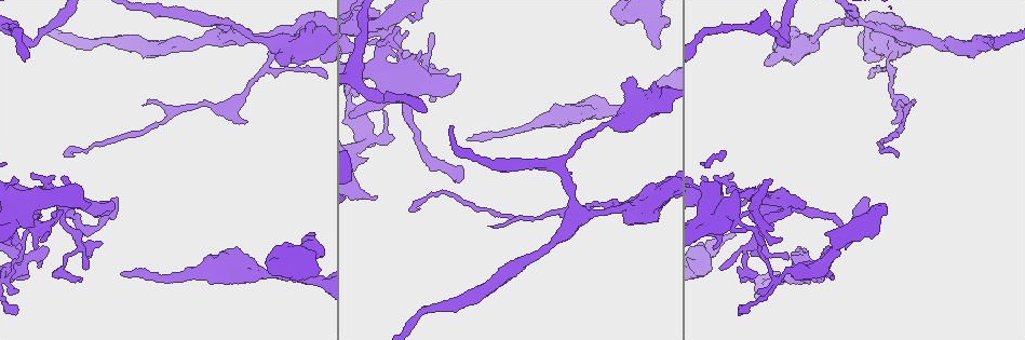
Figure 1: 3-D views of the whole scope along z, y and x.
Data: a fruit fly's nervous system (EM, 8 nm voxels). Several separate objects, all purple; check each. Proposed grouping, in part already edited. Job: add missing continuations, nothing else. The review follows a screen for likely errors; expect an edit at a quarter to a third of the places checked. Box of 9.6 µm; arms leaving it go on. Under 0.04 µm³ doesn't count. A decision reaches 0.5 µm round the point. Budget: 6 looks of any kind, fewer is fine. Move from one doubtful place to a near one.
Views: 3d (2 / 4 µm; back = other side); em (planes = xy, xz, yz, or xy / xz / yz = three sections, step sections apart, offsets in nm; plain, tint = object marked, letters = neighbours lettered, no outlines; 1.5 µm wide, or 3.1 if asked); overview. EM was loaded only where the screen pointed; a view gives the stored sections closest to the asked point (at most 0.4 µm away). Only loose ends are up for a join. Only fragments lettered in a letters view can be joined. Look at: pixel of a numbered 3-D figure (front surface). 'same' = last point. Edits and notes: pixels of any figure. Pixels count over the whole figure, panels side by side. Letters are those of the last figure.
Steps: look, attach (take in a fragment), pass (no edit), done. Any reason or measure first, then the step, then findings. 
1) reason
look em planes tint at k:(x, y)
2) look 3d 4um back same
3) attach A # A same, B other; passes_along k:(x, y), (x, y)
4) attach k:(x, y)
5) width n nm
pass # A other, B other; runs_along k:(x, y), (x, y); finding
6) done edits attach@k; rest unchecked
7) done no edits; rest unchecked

branch stops here
look 3d 2um at 1:(314, 233)

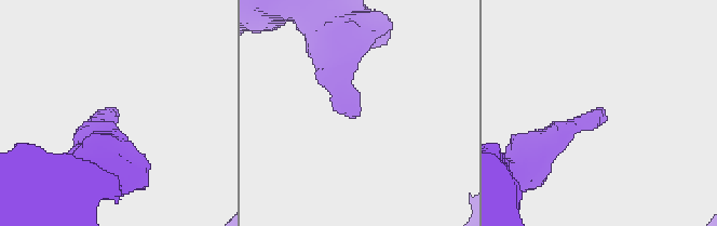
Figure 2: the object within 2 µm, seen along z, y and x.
look em planes letters at 2:(118, 112)

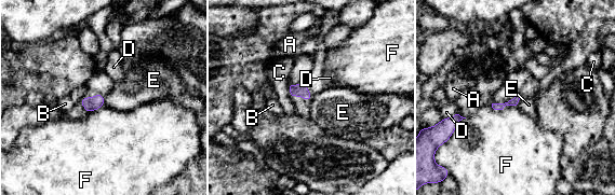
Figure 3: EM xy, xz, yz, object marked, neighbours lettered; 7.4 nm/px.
longest_contact F 190 nm
pass # A other, B other, C other, D other, E other, F other; border 3:(105, 97), (103, 105); no lettered fragment goes on from it

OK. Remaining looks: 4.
an open end
look em yz step 8 letters at 1:(38, 246)

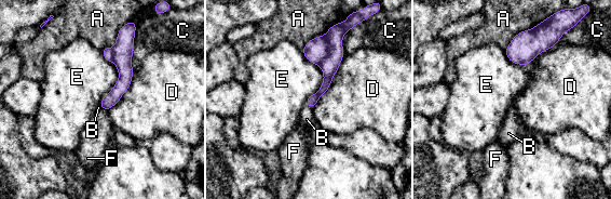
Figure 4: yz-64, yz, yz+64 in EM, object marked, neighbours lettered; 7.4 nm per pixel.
width 80 nm; longest_contact D 460 nm
attach B # A other, B same, C other, D other, E other, F other; it goes on there

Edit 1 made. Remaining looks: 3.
done edits attach@4; rest unchecked

